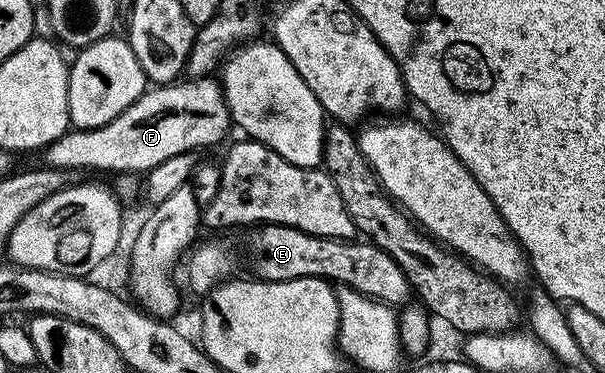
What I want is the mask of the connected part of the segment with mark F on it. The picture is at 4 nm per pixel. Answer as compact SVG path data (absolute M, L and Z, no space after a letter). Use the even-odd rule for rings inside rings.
M186 78L164 85L153 85L145 90L119 117L115 117L107 125L96 127L90 131L70 129L59 136L56 141L44 148L43 159L46 167L62 167L65 171L113 171L112 173L147 173L159 161L167 161L167 157L179 157L197 153L200 147L213 147L231 128L229 106L225 104L225 92L216 78Z

